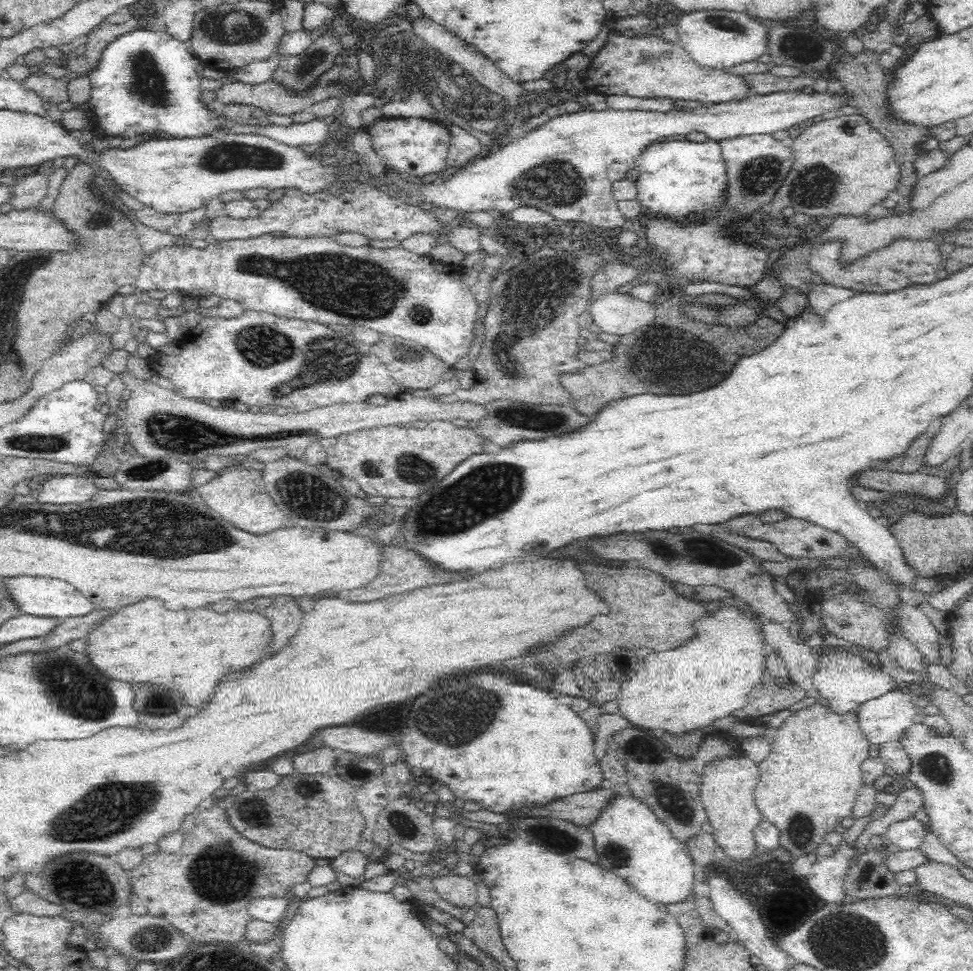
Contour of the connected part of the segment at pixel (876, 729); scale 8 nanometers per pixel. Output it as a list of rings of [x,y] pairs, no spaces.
[[[904,688],[869,700],[857,708],[859,725],[872,744],[899,741],[919,720],[920,708],[913,704]]]

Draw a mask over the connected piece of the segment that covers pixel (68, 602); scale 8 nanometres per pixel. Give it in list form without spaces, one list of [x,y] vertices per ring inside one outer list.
[[[3,577],[4,593],[9,592],[13,601],[19,606],[21,613],[32,616],[43,616],[62,620],[70,616],[84,616],[96,609],[90,598],[86,598],[69,582],[56,578],[40,577]]]

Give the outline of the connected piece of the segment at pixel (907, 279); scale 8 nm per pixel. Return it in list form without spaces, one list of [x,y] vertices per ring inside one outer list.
[[[832,238],[818,246],[818,250],[810,250],[808,268],[824,278],[826,284],[842,286],[856,292],[892,292],[912,284],[930,284],[936,280],[936,272],[943,264],[940,256],[940,244],[933,239],[912,240],[896,238],[888,246],[878,248],[864,254],[858,260],[845,262],[841,259],[844,246],[843,238]]]

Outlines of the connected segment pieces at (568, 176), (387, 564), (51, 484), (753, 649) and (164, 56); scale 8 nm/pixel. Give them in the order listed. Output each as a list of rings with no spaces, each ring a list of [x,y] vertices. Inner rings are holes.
[[[784,91],[767,95],[750,95],[742,100],[712,103],[701,108],[675,108],[670,112],[652,112],[644,110],[614,110],[606,108],[602,111],[591,111],[585,108],[578,112],[555,116],[537,129],[526,131],[523,137],[495,151],[487,157],[477,158],[467,167],[454,173],[444,182],[428,183],[423,188],[423,199],[418,205],[435,209],[445,207],[457,212],[477,213],[488,209],[510,212],[518,206],[535,206],[549,212],[556,220],[580,222],[589,229],[594,227],[618,228],[627,226],[629,222],[620,213],[616,199],[612,194],[612,185],[626,177],[629,170],[635,168],[636,160],[652,142],[668,136],[685,136],[690,132],[704,132],[712,141],[723,141],[737,136],[750,134],[772,134],[776,130],[785,130],[805,120],[819,116],[833,115],[845,106],[843,94],[812,94],[800,91]]]
[[[390,544],[386,545],[384,553],[386,556],[384,556],[384,564],[381,566],[383,569],[374,580],[371,580],[365,587],[342,590],[342,592],[338,592],[338,598],[348,602],[372,602],[372,600],[378,600],[390,596],[390,594],[400,594],[400,592],[408,592],[414,588],[422,588],[422,586],[448,584],[448,582],[462,580],[462,578],[474,574],[474,572],[466,572],[466,570],[464,572],[447,570],[447,568],[428,561],[420,553],[404,550],[404,548],[390,548]]]
[[[49,476],[43,485],[36,485],[34,495],[38,503],[44,504],[83,504],[94,497],[98,487],[86,476]]]
[[[735,595],[724,596],[724,598],[719,598],[715,596],[716,603],[718,606],[713,609],[707,609],[702,616],[696,618],[694,622],[695,634],[692,638],[687,639],[688,642],[676,650],[670,650],[670,652],[653,652],[648,654],[645,658],[640,660],[640,668],[638,668],[632,677],[624,682],[621,686],[621,691],[618,694],[617,706],[619,708],[620,714],[629,722],[630,726],[636,728],[646,728],[655,731],[655,733],[661,734],[663,732],[671,733],[673,735],[682,735],[689,733],[694,730],[705,730],[708,731],[713,721],[718,718],[724,718],[729,716],[735,710],[740,710],[746,706],[746,696],[752,692],[752,688],[760,682],[760,676],[762,676],[762,670],[764,670],[764,633],[762,633],[762,621],[759,612],[753,610],[751,605],[747,602],[737,598]]]
[[[147,27],[122,34],[102,54],[102,60],[90,73],[93,106],[91,122],[97,135],[119,136],[122,139],[149,135],[148,138],[196,138],[210,135],[224,128],[224,118],[210,110],[201,100],[201,78],[194,68],[201,64],[188,43],[180,42],[168,32],[152,32]]]

